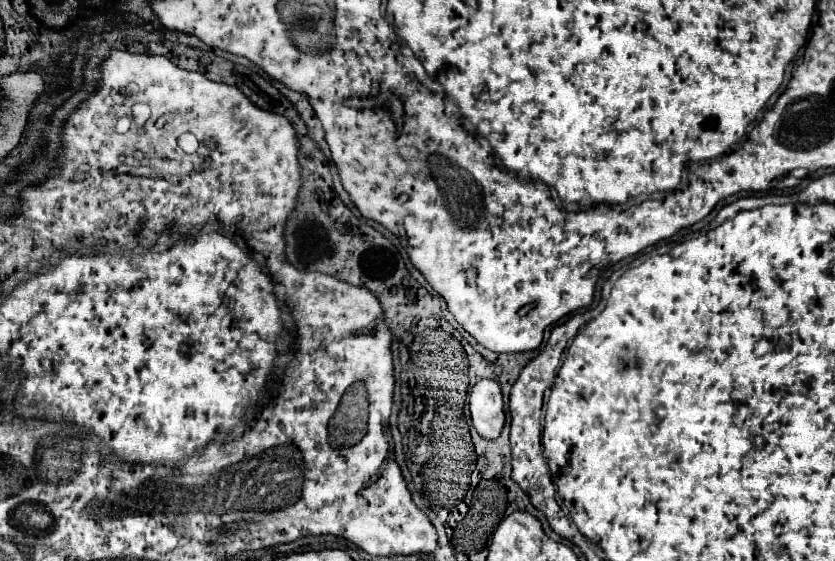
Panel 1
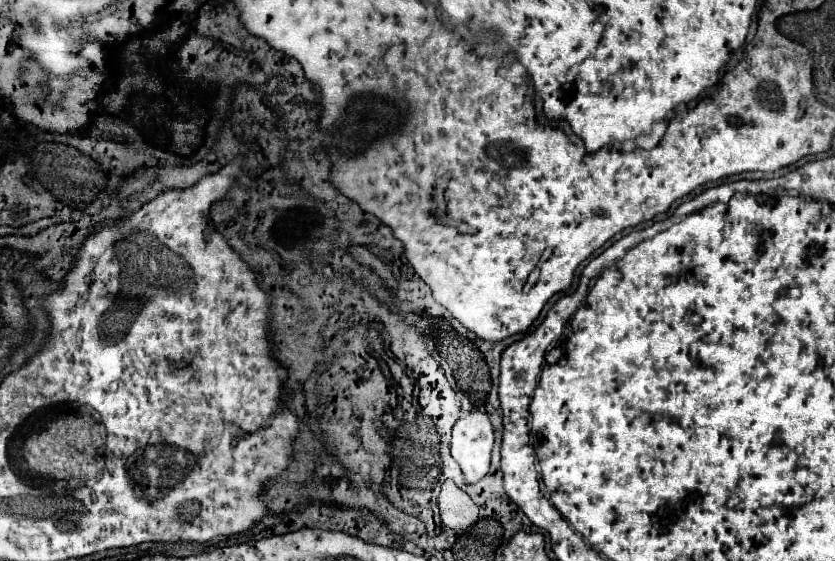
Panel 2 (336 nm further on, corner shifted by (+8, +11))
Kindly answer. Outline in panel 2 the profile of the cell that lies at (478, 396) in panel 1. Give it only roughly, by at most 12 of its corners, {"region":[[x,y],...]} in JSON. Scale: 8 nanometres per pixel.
{"region":[[482,407],[452,429],[450,455],[464,483],[490,471],[494,431]]}

